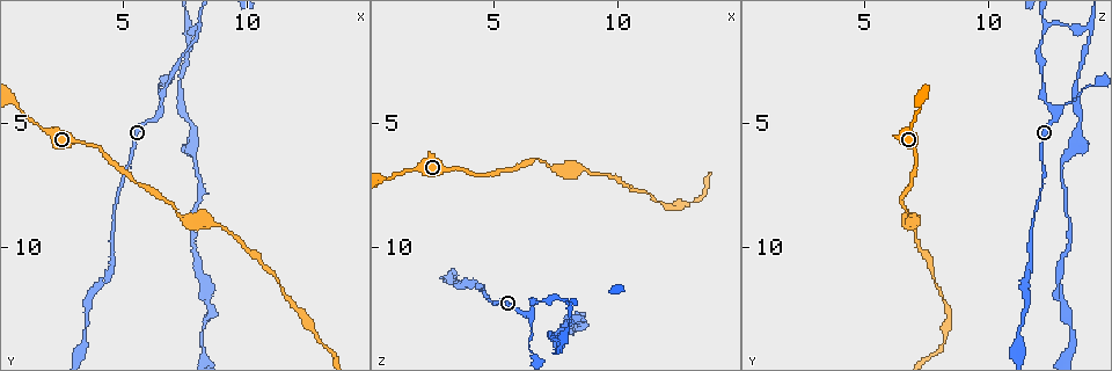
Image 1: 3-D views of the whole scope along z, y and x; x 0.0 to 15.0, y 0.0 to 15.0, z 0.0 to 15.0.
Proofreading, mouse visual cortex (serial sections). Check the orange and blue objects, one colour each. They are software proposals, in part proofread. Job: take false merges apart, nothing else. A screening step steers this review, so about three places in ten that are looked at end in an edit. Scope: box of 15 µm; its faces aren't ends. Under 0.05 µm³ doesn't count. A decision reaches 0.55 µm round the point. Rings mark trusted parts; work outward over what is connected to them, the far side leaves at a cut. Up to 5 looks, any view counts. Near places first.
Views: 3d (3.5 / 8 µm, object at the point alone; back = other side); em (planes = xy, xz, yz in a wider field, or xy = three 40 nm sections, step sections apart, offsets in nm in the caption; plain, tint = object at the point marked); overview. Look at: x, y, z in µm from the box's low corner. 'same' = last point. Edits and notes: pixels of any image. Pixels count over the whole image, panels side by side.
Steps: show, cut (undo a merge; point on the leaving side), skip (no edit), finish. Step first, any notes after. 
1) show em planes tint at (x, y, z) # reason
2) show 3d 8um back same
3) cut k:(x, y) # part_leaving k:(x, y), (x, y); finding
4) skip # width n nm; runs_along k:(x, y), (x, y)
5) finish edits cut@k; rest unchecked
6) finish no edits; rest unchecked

show 3d 8um at (6.4, 4.6, 12.8) # a fork

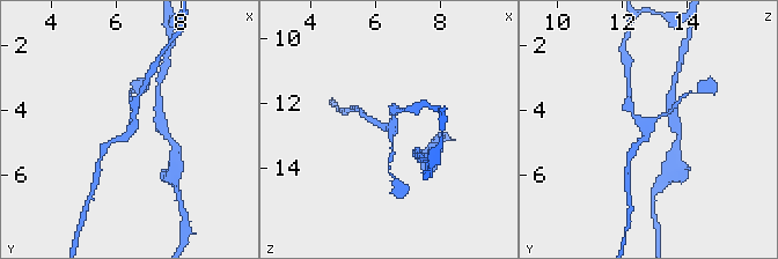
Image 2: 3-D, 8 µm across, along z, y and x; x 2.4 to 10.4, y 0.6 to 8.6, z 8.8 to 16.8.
show 3d 3.5um back at (6.5, 4.6, 12.7)

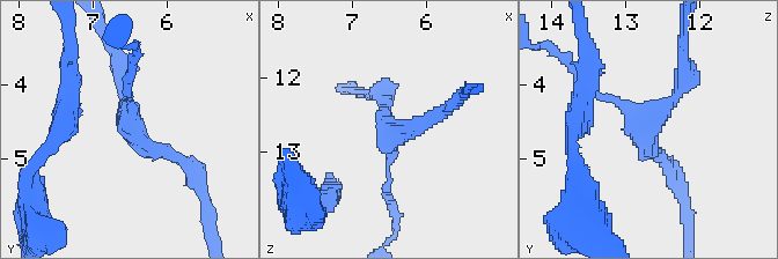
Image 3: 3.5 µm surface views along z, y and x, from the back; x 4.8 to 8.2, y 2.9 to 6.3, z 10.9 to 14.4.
show em xy step 1 tint at (6.45, 4.55, 12.75) # arms 3; arm_widths 100, 200, 200 nm; need the tissue

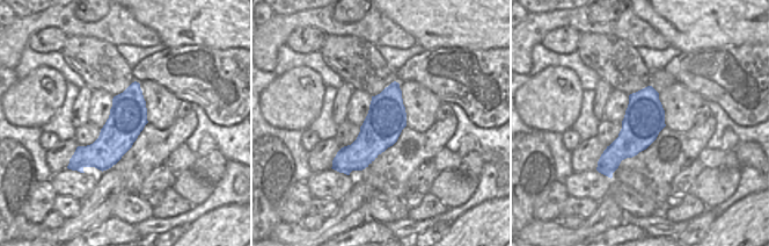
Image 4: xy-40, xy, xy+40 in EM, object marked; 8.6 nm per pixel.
skip # runs_along 4:(395, 85), (381, 129), (345, 169); continuous, no second cell

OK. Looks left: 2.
show 3d 3.5um at (8.0, 1.1, 12.2) # thin neck

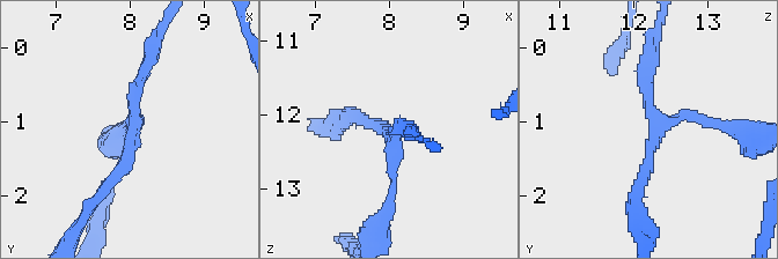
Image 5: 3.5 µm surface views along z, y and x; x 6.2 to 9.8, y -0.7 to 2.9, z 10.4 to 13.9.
show em xy step 5 tint at (8.00, 1.10, 12.35) # arms 3; arm_widths 150, 150, 200 nm; shape alone is not enough

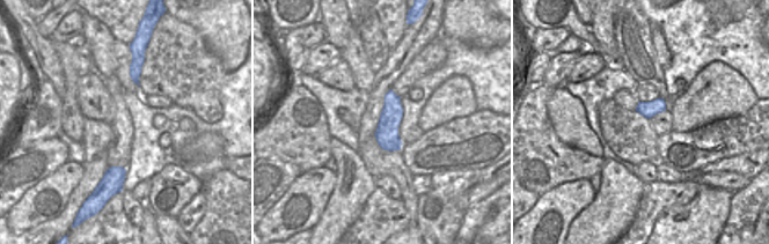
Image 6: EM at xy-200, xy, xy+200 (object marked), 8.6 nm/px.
skip # runs_along 5:(635, 195), (667, 120), (729, 127); one cell here

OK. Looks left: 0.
finish no edits; rest unchecked

